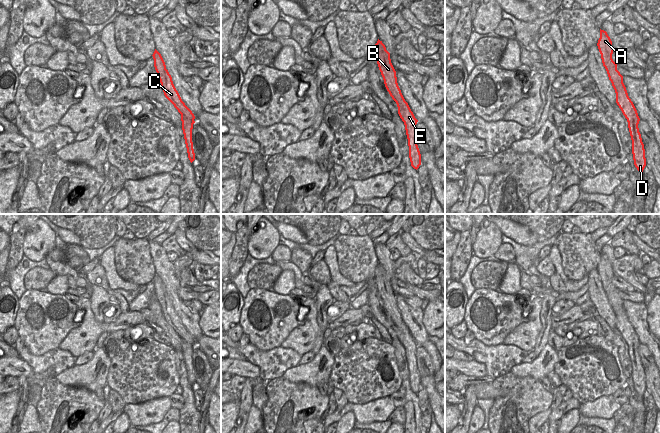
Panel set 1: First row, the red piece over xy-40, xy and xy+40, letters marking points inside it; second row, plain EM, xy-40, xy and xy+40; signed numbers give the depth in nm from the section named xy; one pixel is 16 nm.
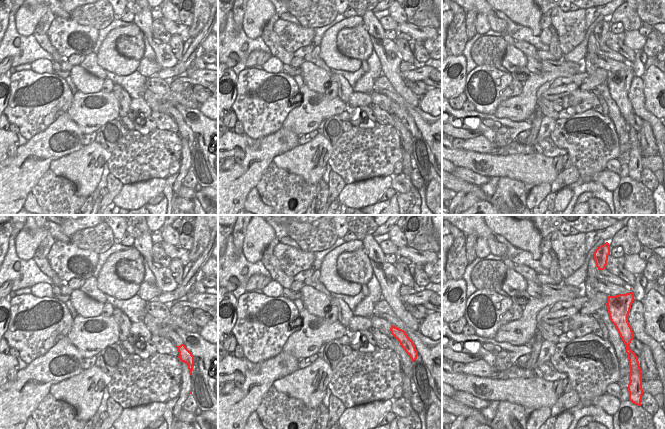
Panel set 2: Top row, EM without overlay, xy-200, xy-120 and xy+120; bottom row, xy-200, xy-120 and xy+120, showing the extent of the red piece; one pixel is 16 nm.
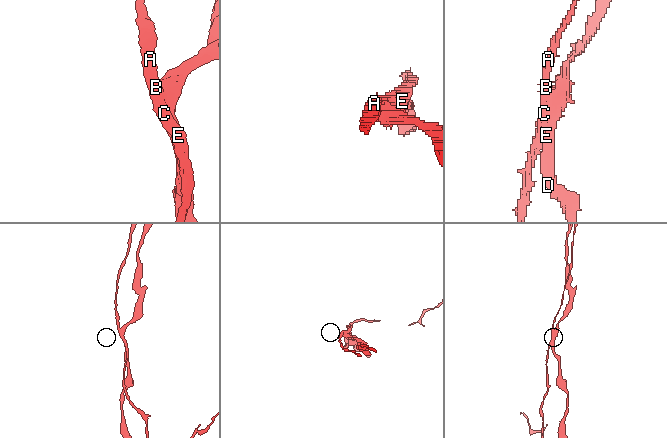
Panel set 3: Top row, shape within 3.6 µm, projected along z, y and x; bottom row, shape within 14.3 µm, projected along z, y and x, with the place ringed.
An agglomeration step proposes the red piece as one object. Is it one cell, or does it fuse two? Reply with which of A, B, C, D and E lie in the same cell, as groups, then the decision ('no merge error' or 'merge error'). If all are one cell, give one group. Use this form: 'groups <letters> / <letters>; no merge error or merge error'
groups A B C / D E; merge error

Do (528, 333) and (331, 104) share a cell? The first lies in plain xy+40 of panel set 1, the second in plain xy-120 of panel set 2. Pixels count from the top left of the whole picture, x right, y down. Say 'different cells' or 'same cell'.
same cell

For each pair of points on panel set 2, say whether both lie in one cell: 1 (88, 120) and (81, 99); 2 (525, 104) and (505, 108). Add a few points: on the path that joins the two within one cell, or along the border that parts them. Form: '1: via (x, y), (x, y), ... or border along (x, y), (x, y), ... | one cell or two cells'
1: via (88, 115), (80, 106), (81, 104) | one cell
2: via (520, 104), (516, 103), (510, 108) | one cell

